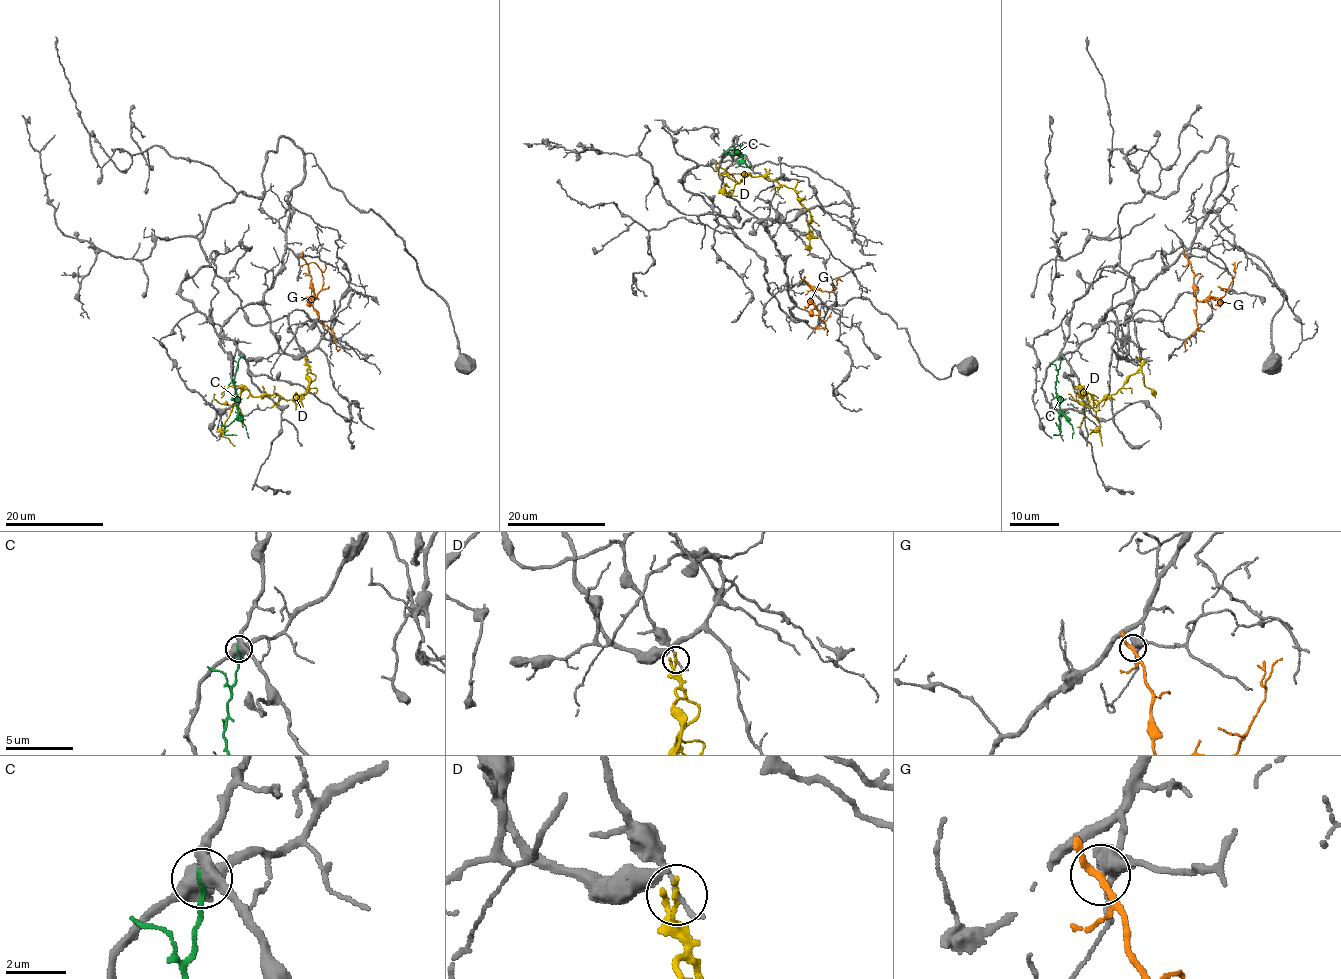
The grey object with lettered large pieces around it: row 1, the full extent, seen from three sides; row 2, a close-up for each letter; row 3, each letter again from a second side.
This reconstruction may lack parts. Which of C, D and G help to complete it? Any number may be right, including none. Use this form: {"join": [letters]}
{"join": []}

